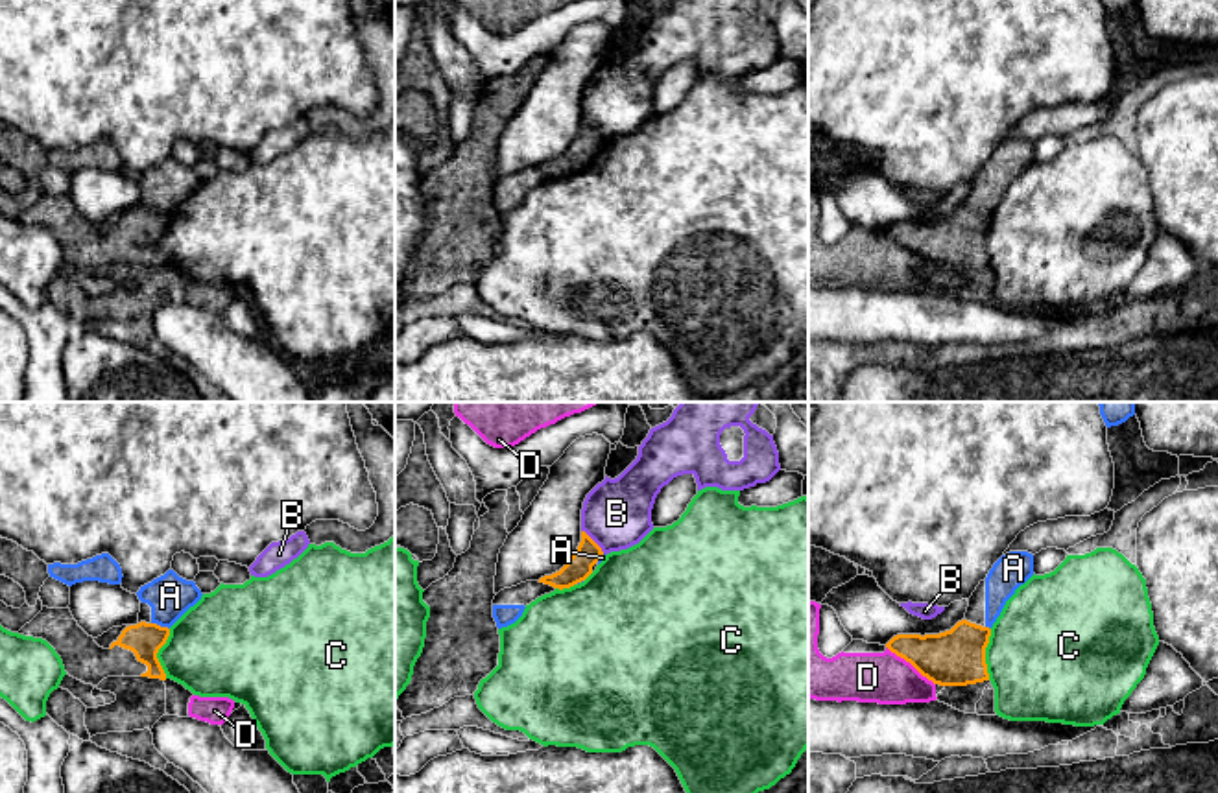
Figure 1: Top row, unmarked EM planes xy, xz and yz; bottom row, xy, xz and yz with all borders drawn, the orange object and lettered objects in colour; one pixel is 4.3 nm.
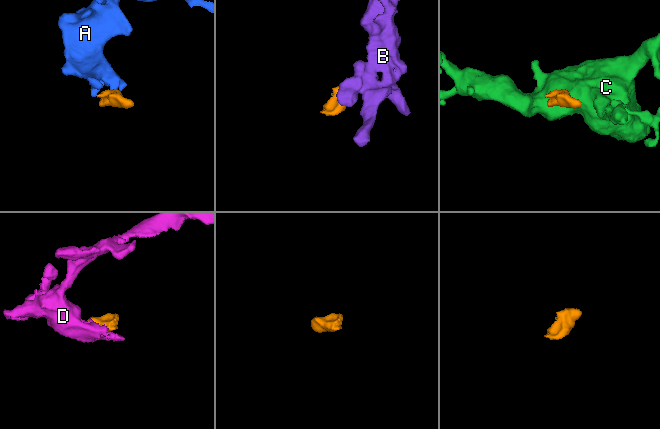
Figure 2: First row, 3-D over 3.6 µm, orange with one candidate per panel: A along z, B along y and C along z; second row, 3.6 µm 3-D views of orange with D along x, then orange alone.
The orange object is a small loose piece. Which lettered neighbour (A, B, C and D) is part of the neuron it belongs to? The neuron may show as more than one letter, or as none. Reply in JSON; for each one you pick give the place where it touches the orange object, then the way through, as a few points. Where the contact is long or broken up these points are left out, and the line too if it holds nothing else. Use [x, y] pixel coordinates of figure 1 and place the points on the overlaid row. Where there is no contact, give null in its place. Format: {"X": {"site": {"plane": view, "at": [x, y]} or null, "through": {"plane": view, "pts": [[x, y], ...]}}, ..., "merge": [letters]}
{"merge": []}

